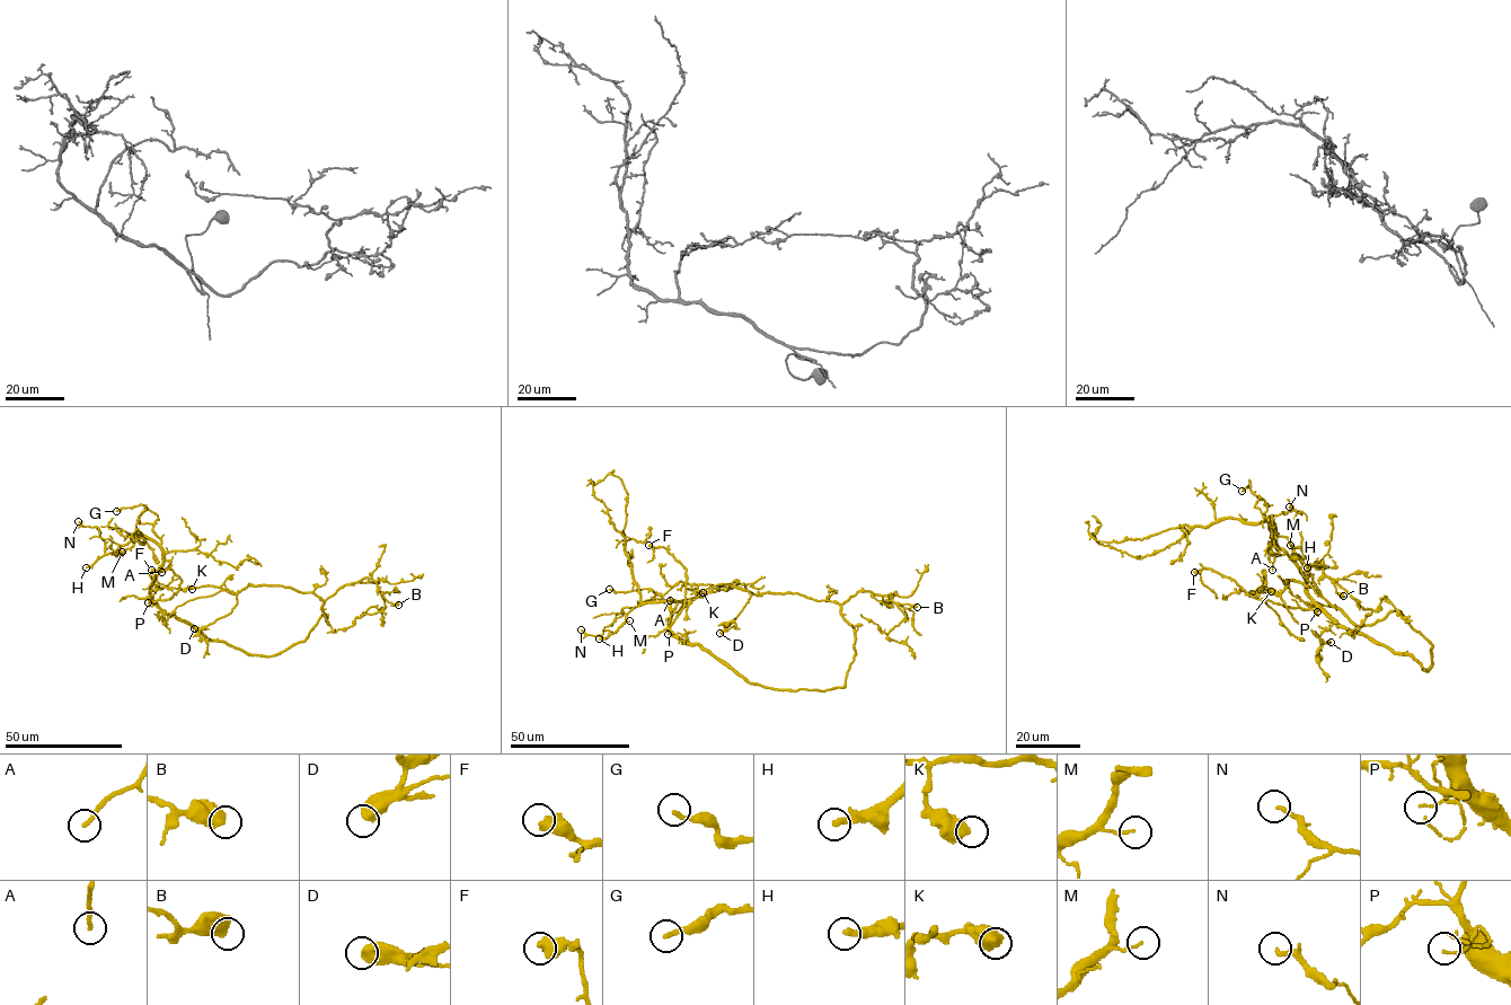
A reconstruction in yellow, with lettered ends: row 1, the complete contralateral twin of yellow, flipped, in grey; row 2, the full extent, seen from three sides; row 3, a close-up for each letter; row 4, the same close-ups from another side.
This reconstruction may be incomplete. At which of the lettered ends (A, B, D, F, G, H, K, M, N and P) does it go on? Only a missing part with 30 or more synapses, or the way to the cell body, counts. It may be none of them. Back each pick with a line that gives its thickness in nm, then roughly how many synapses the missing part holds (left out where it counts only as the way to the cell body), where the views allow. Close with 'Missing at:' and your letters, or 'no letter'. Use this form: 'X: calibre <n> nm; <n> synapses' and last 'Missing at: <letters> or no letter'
H: calibre 320 nm; 35 synapses
Missing at: H

